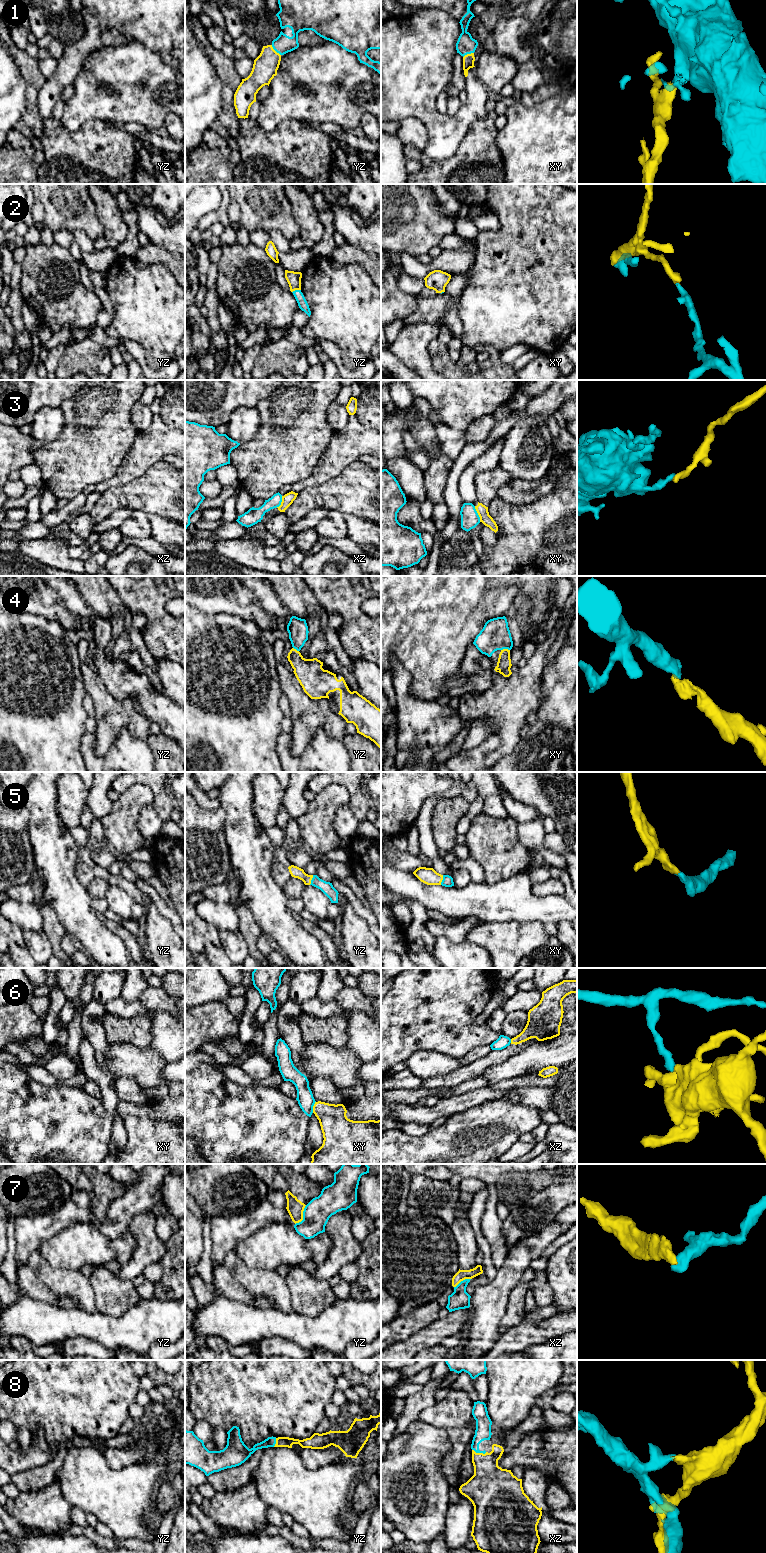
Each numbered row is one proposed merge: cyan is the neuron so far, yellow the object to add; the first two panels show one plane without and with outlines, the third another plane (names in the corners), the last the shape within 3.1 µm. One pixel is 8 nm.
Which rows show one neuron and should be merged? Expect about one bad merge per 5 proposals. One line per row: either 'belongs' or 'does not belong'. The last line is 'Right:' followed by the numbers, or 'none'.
1: belongs
2: does not belong
3: does not belong
4: belongs
5: belongs
6: does not belong
7: does not belong
8: belongs
Right: 1, 4, 5, 8

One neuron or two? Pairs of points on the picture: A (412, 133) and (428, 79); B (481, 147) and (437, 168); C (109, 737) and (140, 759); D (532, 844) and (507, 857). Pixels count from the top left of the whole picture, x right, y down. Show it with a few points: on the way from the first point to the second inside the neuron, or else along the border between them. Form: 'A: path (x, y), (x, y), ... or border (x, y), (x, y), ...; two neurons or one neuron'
A: border (399, 122), (417, 118), (429, 139); two neurons
B: path (470, 158), (463, 160), (452, 168), (448, 168); one neuron
C: border (138, 738), (124, 728), (103, 756), (93, 750); two neurons
D: border (517, 825), (518, 839), (531, 853); two neurons

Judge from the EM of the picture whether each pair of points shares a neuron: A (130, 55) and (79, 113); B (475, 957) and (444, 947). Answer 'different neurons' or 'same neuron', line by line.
A: same neuron
B: same neuron

